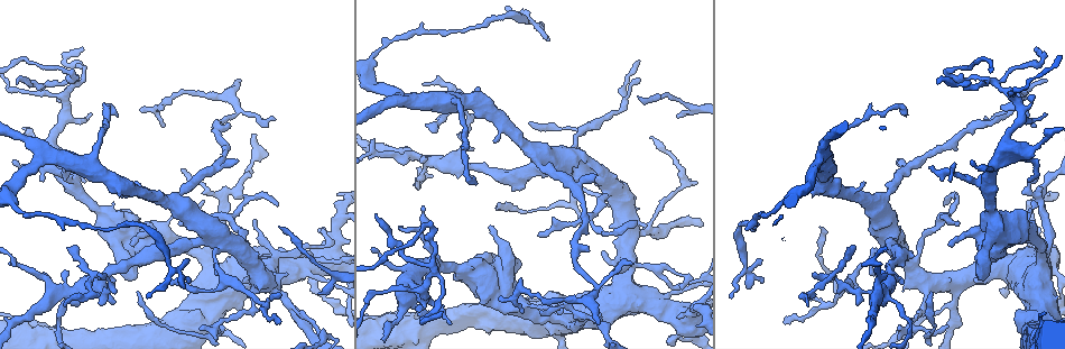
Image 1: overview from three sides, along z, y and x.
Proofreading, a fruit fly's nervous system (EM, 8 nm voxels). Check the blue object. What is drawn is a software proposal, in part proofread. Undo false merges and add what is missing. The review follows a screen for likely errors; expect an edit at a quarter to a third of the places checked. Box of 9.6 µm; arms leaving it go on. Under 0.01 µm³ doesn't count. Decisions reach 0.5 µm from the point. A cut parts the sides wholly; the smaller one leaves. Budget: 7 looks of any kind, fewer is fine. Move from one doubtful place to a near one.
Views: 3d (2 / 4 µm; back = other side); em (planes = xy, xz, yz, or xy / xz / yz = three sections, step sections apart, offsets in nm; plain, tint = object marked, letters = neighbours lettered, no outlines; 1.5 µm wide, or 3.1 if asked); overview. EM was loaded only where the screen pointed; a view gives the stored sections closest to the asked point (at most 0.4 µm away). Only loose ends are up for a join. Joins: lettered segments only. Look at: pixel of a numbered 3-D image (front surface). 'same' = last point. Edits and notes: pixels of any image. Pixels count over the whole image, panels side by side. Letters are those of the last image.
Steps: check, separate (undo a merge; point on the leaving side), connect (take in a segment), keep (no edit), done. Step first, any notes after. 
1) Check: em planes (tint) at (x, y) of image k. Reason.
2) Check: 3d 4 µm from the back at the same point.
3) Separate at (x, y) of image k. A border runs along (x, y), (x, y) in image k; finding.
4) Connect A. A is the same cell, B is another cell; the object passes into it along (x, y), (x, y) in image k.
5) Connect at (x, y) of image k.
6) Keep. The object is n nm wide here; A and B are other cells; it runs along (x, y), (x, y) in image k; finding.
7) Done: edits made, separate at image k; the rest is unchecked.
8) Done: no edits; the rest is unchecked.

Check: 3d 2 µm from the back at (203, 200) of image 1. Tapers out.

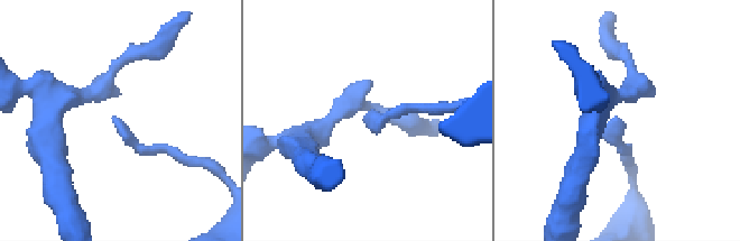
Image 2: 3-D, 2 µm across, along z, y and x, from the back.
Check: em planes (tint) at (616, 116) of image 2.

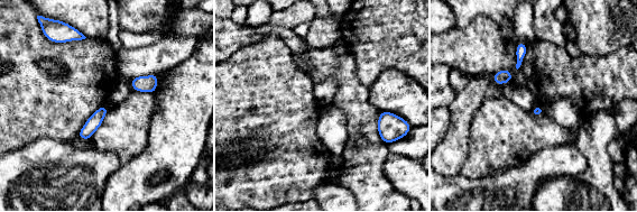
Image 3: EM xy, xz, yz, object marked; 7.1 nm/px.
Check: em planes (letters) at the same point. See the neighbours.

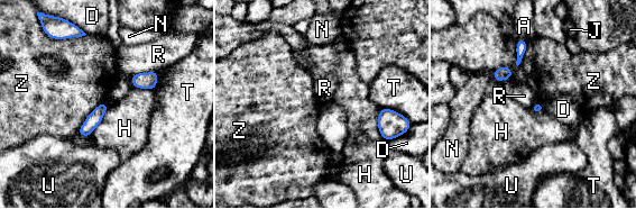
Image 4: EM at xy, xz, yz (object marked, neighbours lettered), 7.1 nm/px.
Keep. A, D, H, J, N, R, T, U and Z are other cells; a border runs along (157, 70), (134, 73), (131, 75) in image 4; none of them fits.

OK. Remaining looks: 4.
Check: em planes (letters) at (504, 8) of image 1. Thin end.

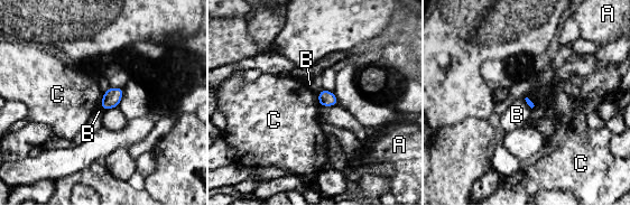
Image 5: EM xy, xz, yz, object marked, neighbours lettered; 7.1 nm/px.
Keep. The longest contact is with C, 90 nm; A, B and C are other cells; a border runs along (103, 94), (100, 105) in image 5; none of them fits.

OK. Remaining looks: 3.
Check: em planes (letters) at (915, 330) of image 1. Branch point.

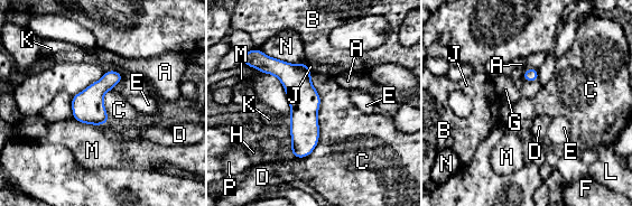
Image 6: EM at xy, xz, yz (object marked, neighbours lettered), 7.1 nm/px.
Keep. The longest contact is with C, 600 nm; A, B, C, D, E, F, G, H, J, K, L, M, N and P are other cells; it runs along (260, 67), (299, 90), (305, 153) in image 6; one cell here.

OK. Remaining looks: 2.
Done: no edits; the rest is unchecked.

